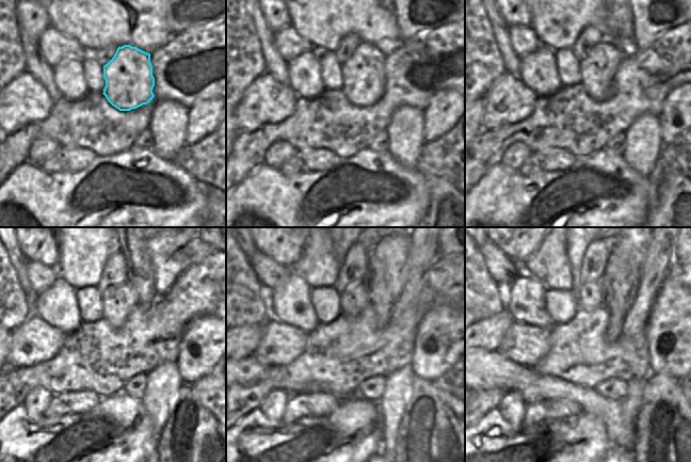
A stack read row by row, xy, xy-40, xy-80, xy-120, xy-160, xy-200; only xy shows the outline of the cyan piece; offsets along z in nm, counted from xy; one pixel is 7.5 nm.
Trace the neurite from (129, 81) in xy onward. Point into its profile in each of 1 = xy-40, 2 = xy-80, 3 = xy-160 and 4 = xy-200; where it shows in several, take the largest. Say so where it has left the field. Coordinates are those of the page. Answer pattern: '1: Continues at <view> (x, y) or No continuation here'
1: Continues at xy-40 (364, 74)
2: Continues at xy-80 (597, 69)
3: Continues at xy-160 (354, 298)
4: Continues at xy-200 (590, 295)

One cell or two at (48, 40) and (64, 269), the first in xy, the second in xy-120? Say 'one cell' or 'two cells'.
two cells

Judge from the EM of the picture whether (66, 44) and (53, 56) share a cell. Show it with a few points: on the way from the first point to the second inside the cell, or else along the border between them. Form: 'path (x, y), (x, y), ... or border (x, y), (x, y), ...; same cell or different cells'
path (63, 47), (57, 52); same cell

